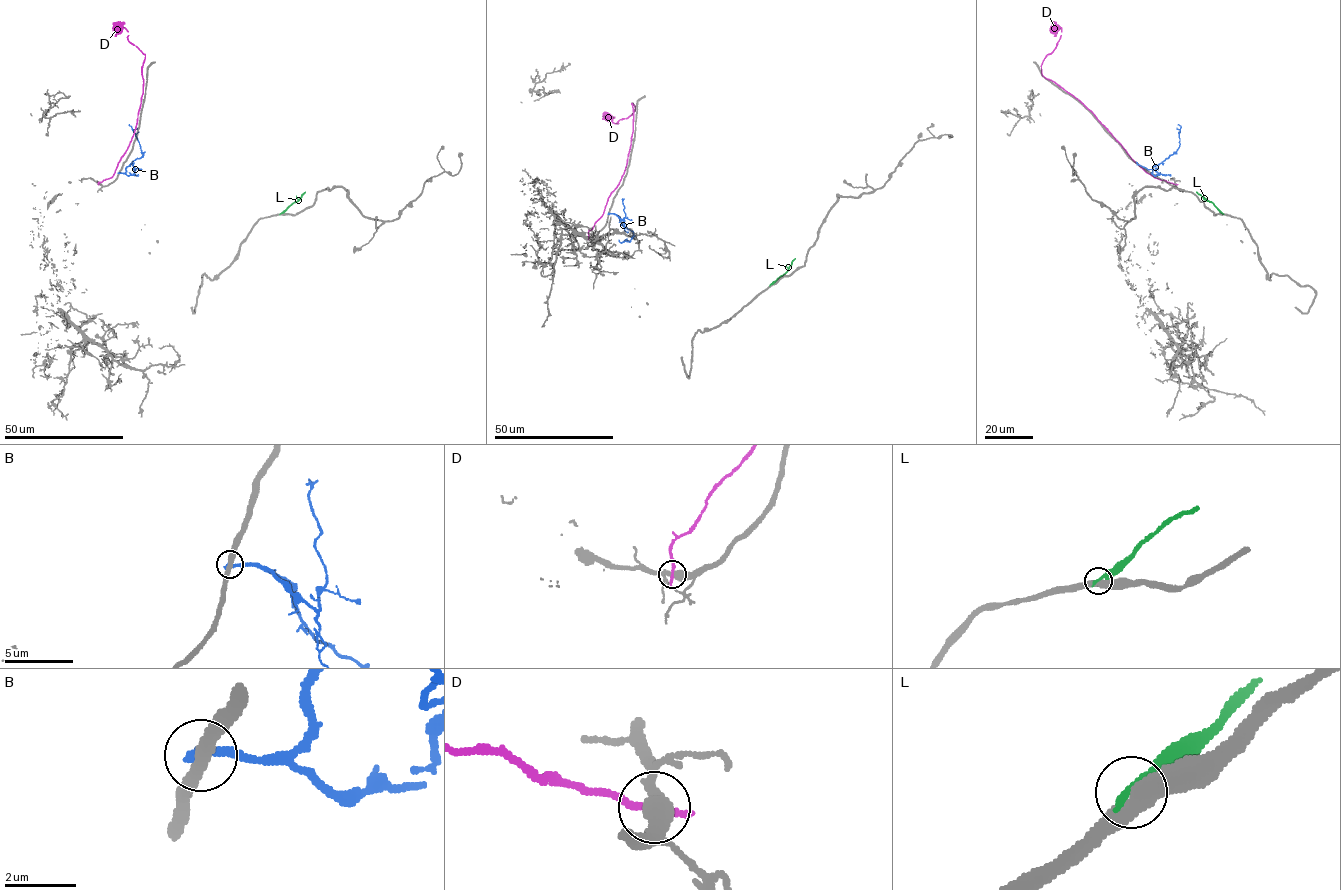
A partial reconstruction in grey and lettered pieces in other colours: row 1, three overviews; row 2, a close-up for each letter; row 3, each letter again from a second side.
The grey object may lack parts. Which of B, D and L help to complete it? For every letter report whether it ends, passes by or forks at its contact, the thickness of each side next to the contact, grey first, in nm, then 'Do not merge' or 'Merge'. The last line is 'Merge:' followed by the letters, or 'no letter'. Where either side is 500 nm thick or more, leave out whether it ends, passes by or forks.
B: It ends there. Thickness 360 nm (grey) against 360 nm. Do not merge
D: It ends there. Thickness 440 nm (grey) against 280 nm. Do not merge
L: It ends there. Thickness 480 nm (grey) against 320 nm. Do not merge
Merge: no letter

